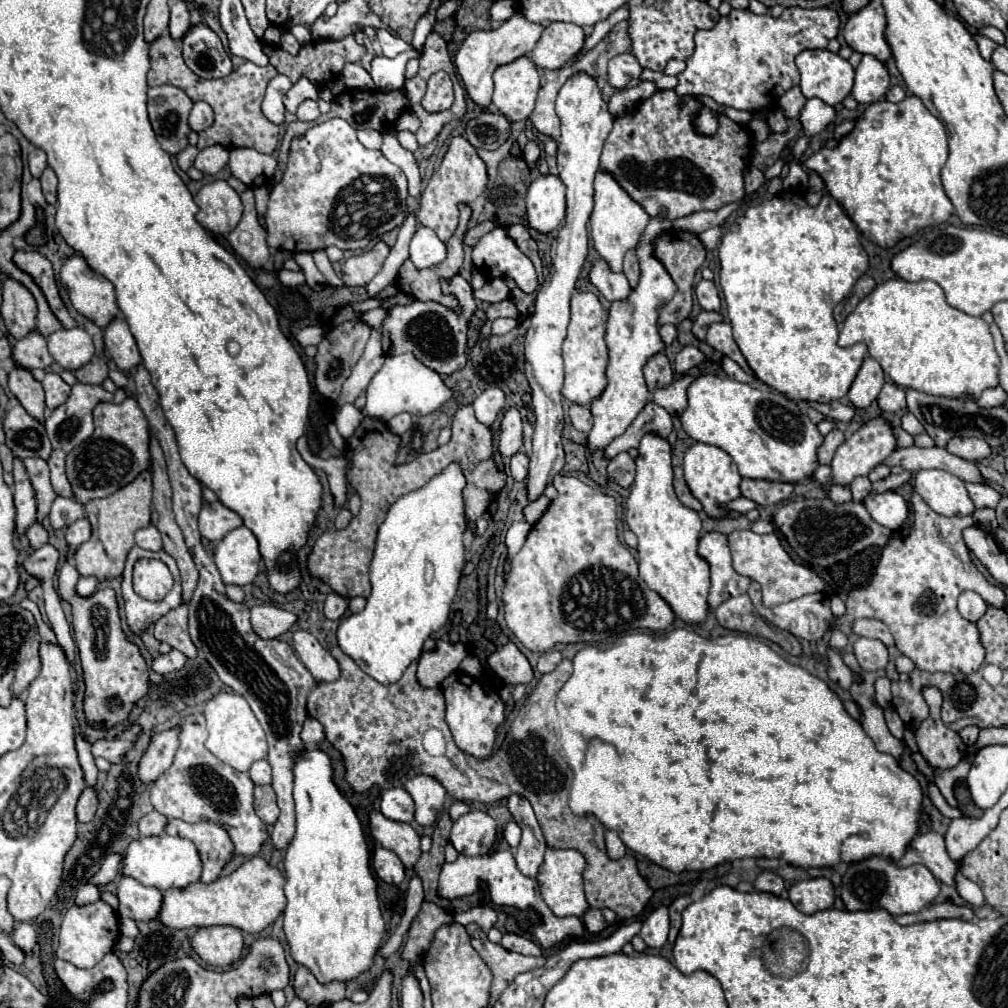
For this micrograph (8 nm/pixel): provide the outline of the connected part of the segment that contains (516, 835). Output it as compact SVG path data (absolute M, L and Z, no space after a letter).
M510 821L510 823L506 825L506 829L504 829L504 839L508 841L510 847L518 847L518 843L520 843L520 833L522 833L522 829L518 827L516 821Z

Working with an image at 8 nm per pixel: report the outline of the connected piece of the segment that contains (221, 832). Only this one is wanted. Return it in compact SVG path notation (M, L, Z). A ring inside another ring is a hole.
M170 819L166 825L166 833L186 837L196 845L202 859L202 883L216 881L222 867L232 857L232 841L226 829L216 823L186 823L182 819Z

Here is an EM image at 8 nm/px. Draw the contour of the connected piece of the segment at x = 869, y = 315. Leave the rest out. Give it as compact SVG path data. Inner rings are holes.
M890 279L876 285L874 291L858 303L858 307L846 317L842 325L838 345L848 347L854 343L866 343L870 357L874 357L884 373L904 389L916 389L922 393L952 399L966 395L978 401L984 389L998 385L1000 357L996 355L988 323L980 317L972 317L960 309L950 307L944 299L942 287L934 281L910 283L904 279Z

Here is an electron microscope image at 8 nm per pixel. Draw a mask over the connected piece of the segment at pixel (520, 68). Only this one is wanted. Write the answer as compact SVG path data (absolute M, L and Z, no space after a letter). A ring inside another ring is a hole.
M528 57L500 65L494 71L492 103L510 121L526 121L534 111L540 77Z

